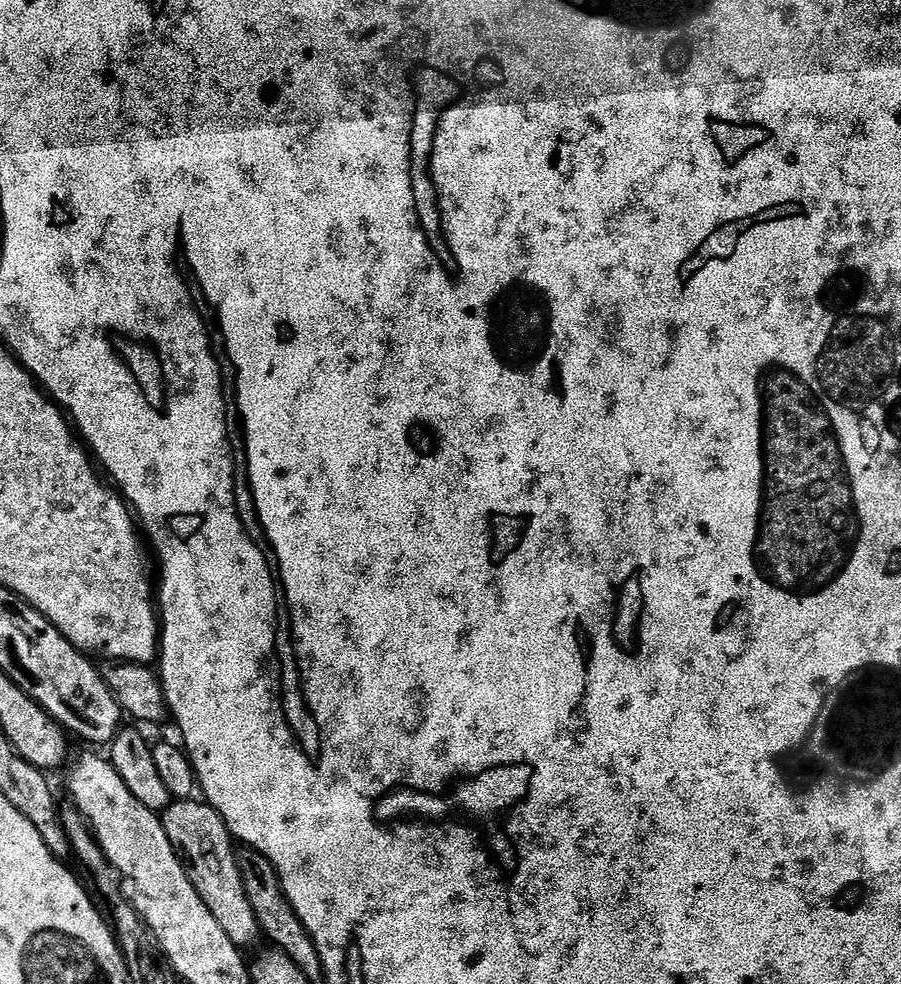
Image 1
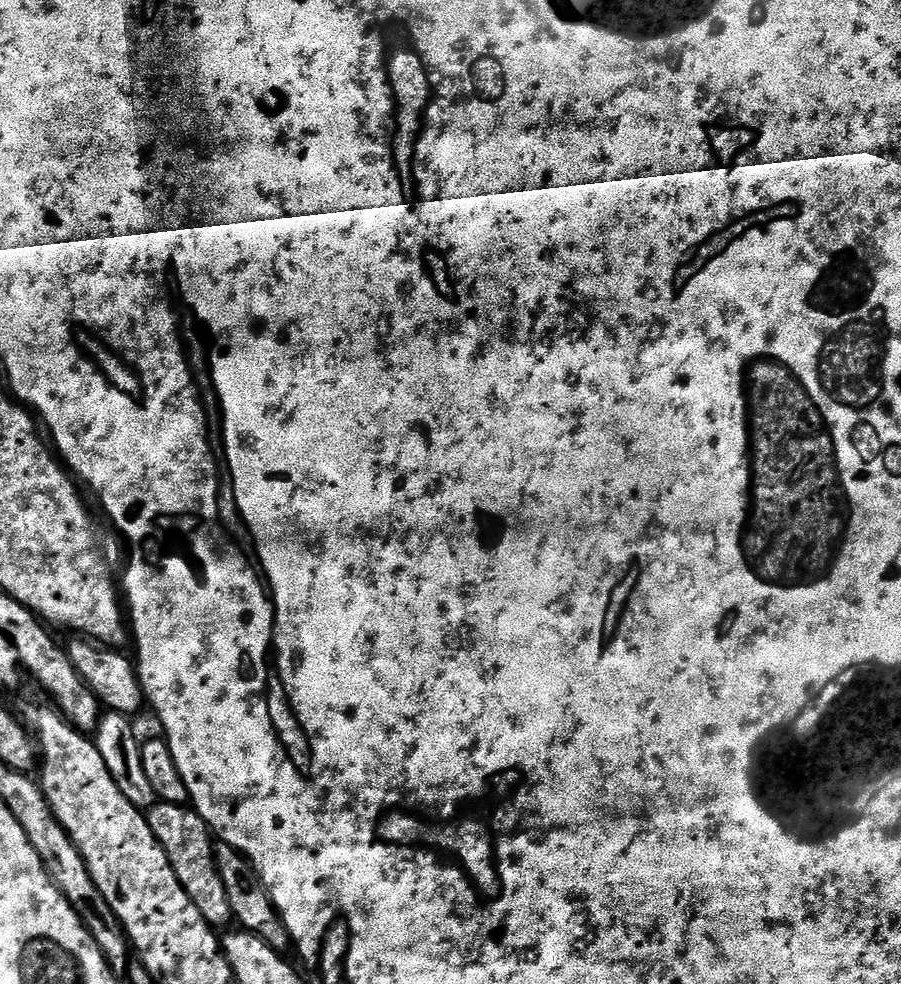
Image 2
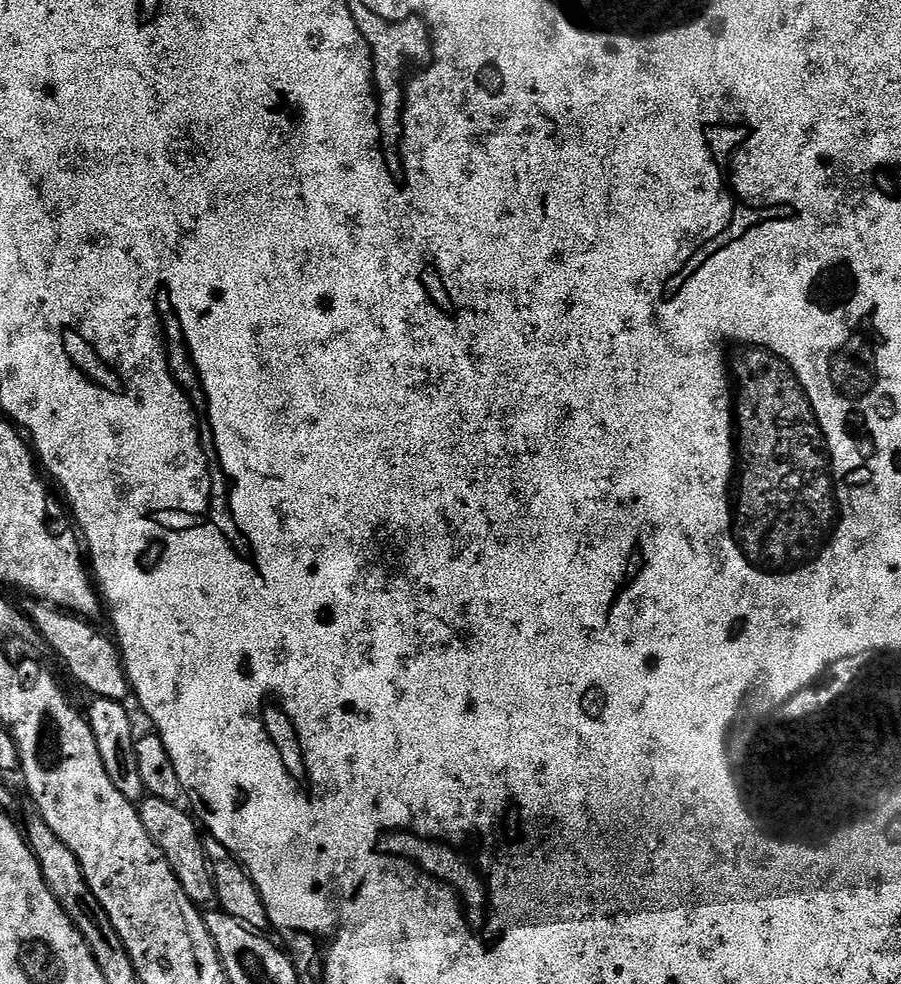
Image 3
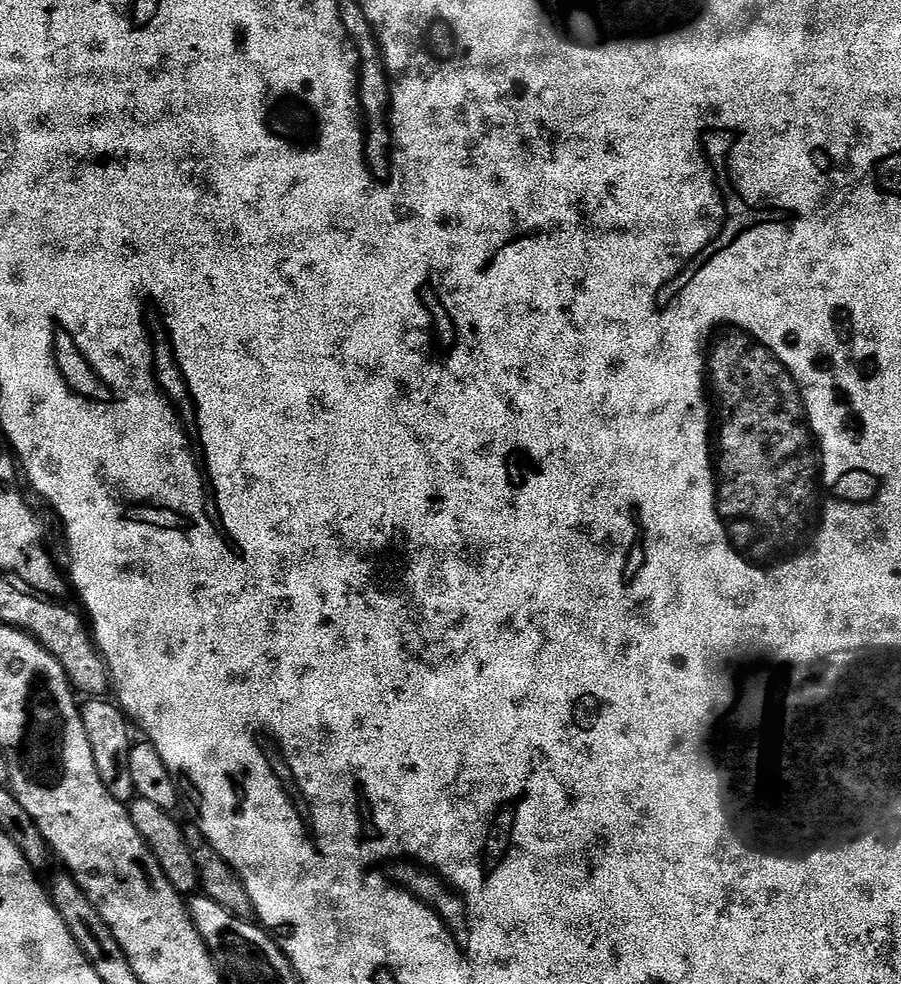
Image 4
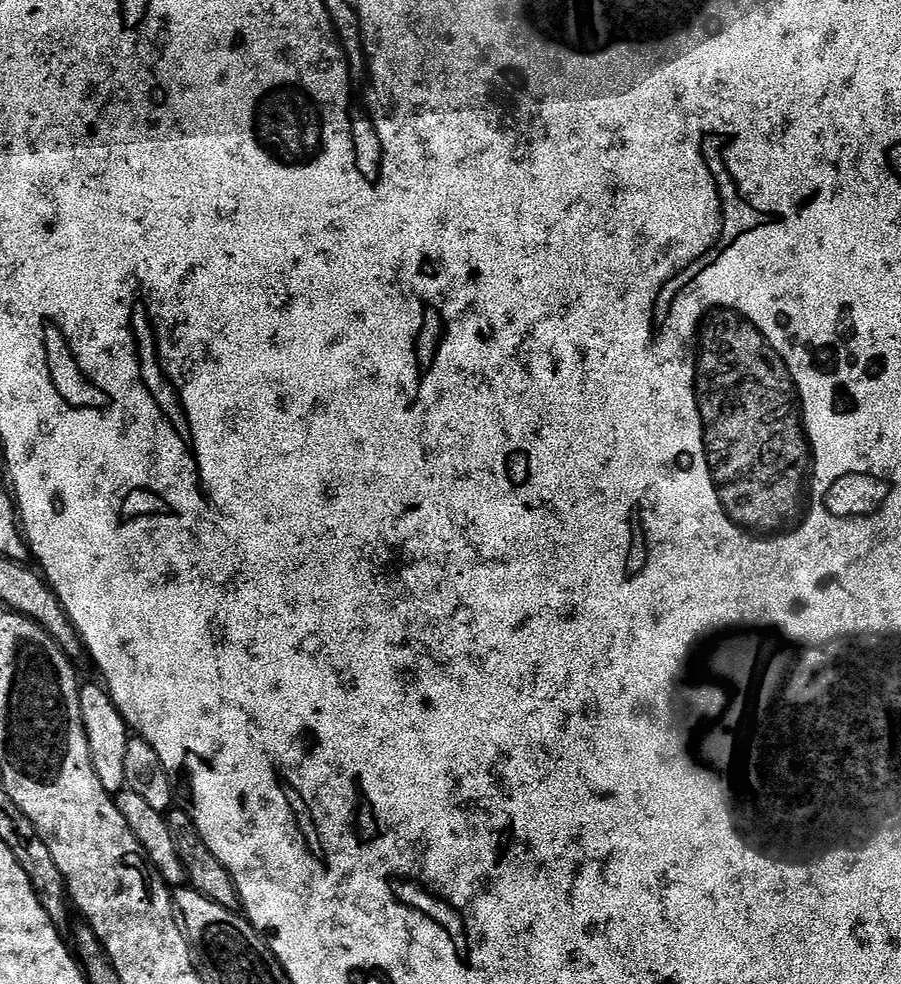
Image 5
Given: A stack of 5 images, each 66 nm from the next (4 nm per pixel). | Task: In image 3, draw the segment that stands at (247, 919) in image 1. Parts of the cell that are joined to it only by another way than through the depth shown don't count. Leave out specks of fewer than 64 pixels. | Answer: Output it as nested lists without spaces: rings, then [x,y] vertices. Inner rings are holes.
[[[148,796],[139,801],[142,826],[146,826],[146,834],[162,850],[166,862],[171,866],[182,890],[197,906],[212,904],[216,899],[216,888],[212,885],[212,871],[208,867],[206,844],[202,837],[197,821],[187,811],[183,812],[180,804],[167,804],[162,798]],[[188,816],[189,817],[188,817]],[[197,828],[197,829],[196,829]]]

